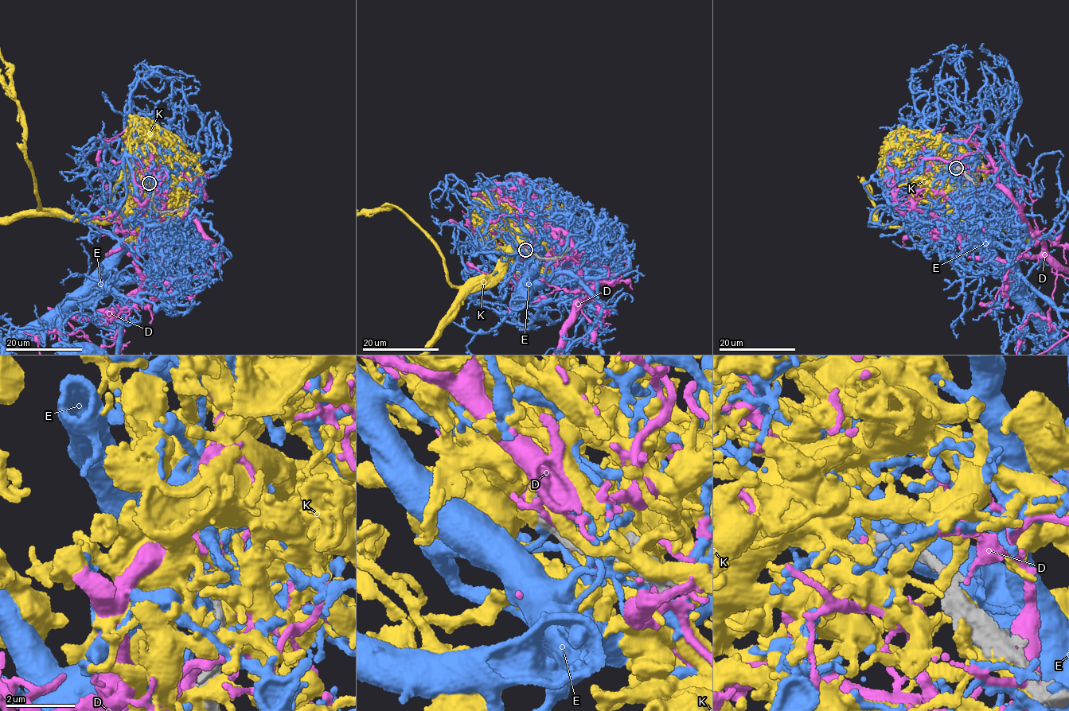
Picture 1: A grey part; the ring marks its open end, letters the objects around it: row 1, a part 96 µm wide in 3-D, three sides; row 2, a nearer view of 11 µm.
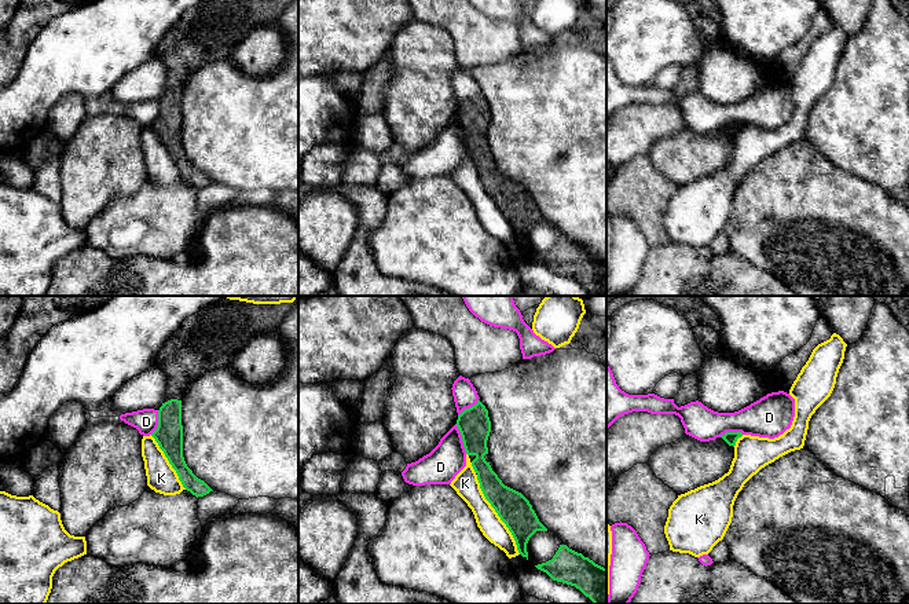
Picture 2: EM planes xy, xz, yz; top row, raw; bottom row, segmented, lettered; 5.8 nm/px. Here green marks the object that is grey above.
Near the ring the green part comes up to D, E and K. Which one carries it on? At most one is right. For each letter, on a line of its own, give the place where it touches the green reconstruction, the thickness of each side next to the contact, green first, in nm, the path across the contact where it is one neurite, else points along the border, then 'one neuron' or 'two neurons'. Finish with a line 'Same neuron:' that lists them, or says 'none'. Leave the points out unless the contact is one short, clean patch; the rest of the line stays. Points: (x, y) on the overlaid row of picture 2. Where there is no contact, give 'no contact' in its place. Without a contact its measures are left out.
D: meets green in xz at (462, 439); 190 nm thick on the green side, 200 nm on the other; two neurons
E: no contact; two neurons
K: meets green in xz at (498, 515); 190 nm thick on the green side, 140 nm on the other; two neurons
Same neuron: none

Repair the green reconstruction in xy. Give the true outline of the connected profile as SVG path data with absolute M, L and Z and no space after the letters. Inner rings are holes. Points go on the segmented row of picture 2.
M223 299L186 318L157 354L155 366L166 378L166 395L151 436L193 495L213 491L187 466L183 457L182 400L201 374L231 367L235 356L256 336L276 333L293 303L253 304Z

